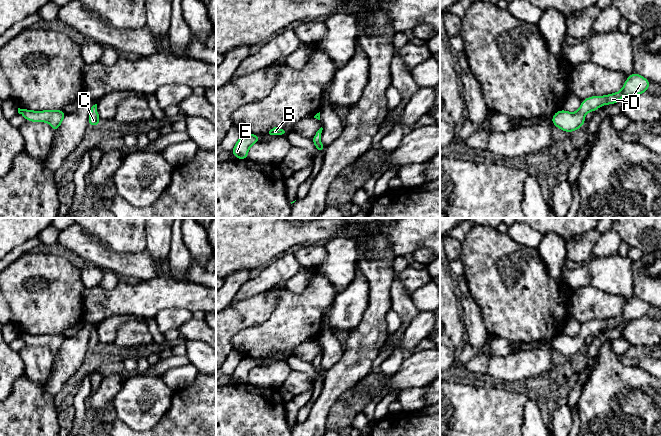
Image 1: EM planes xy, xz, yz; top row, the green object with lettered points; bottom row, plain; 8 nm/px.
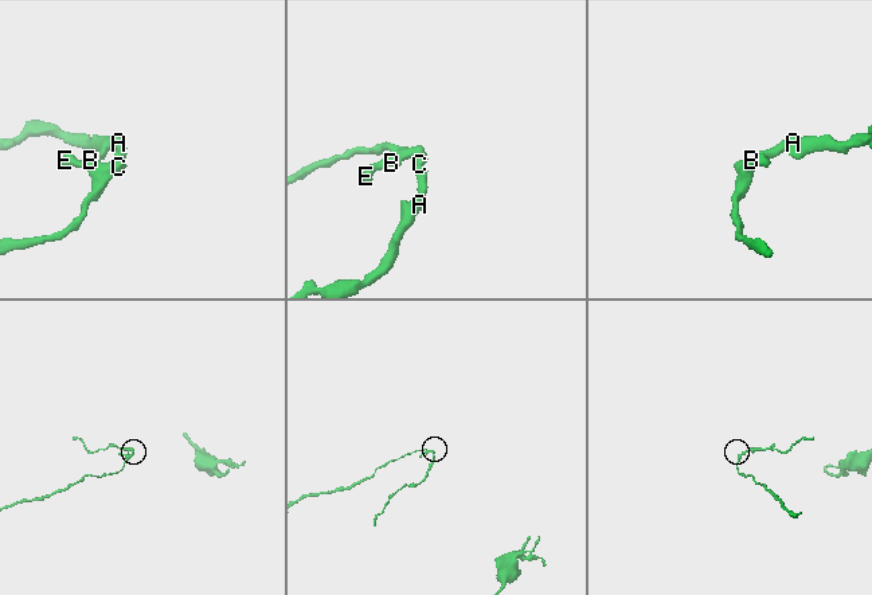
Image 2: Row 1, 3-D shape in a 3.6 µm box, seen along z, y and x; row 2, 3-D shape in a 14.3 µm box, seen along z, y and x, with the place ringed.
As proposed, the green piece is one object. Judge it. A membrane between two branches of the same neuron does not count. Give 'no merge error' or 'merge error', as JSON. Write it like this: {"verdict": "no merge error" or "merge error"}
{"verdict": "no merge error"}

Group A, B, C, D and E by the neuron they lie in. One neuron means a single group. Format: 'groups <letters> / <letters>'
groups A B C D E

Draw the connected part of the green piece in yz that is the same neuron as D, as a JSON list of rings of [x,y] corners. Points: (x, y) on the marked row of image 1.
[[[633,72],[625,81],[621,91],[606,96],[591,96],[583,99],[579,110],[575,113],[561,109],[552,116],[552,123],[561,131],[573,132],[585,125],[584,116],[587,112],[595,112],[605,104],[614,105],[625,96],[642,94],[648,90],[650,84],[649,80]]]

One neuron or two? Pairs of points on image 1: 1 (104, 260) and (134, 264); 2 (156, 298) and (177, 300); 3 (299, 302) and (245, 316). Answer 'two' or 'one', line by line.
1: one
2: one
3: two

